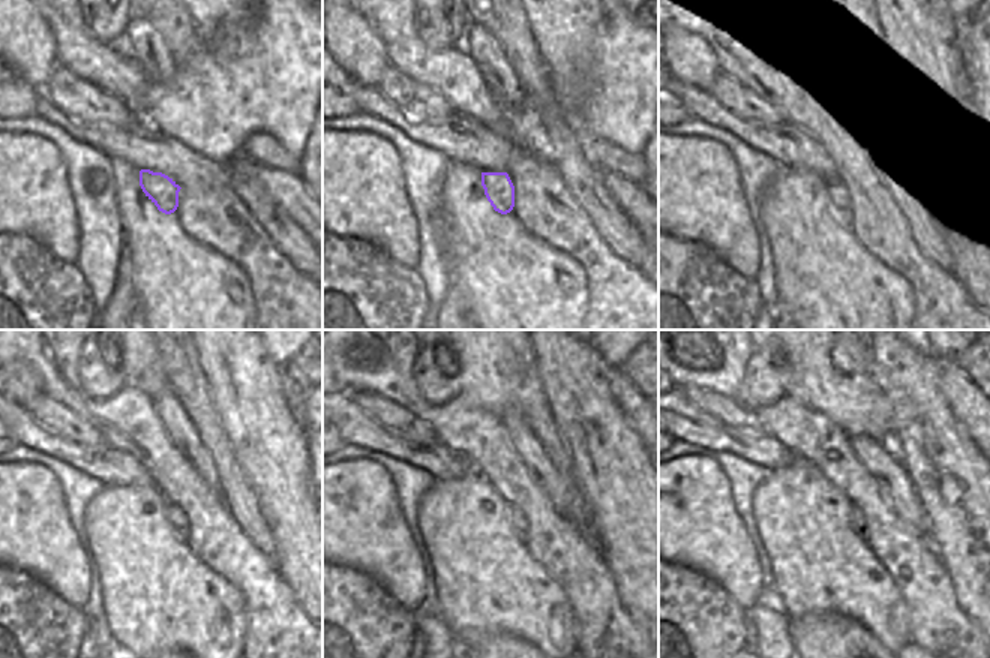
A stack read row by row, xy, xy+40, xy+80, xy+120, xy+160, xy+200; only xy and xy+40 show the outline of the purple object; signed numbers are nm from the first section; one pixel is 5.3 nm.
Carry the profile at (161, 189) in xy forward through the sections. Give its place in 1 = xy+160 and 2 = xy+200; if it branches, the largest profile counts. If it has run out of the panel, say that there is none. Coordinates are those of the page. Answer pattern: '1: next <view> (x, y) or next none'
1: next xy+160 (516, 517)
2: next xy+200 (857, 519)

